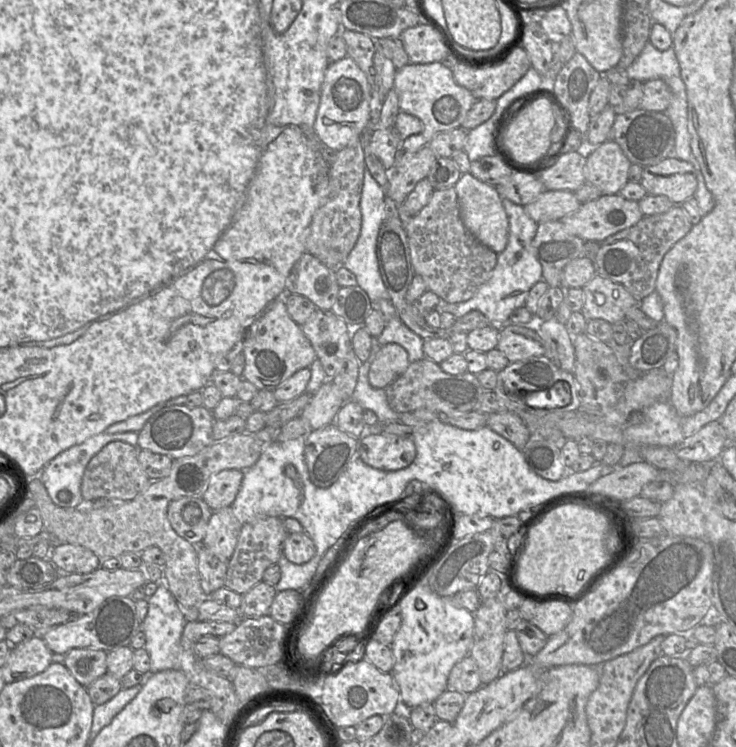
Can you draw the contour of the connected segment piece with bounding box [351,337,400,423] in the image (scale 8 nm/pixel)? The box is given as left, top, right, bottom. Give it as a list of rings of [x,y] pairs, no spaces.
[[[372,337],[371,353],[369,358],[361,363],[358,381],[351,400],[357,402],[364,410],[373,411],[379,423],[394,423],[399,420],[400,413],[391,409],[386,392],[383,388],[374,388],[369,382],[369,370],[382,345],[377,337]]]

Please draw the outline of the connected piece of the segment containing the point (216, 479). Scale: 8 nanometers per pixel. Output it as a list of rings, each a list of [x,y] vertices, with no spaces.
[[[226,469],[214,474],[202,494],[212,511],[231,506],[240,490],[244,471]]]

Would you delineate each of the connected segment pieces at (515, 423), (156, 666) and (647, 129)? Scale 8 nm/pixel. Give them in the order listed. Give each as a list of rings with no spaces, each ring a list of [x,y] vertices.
[[[511,412],[487,416],[486,426],[522,450],[531,438],[531,433],[521,418]]]
[[[164,582],[159,583],[157,591],[148,599],[148,612],[140,625],[146,637],[144,649],[150,657],[150,673],[166,669],[177,669],[180,654],[181,636],[187,623],[183,610]]]
[[[637,108],[633,111],[616,115],[609,139],[620,146],[632,164],[647,167],[671,157],[674,153],[676,135],[671,120],[664,112]]]

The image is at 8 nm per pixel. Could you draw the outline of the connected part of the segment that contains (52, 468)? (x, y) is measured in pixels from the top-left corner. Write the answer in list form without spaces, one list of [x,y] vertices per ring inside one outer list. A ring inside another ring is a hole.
[[[121,432],[121,433],[100,433],[94,435],[81,444],[74,445],[59,453],[53,458],[40,472],[39,477],[43,482],[52,502],[58,506],[75,508],[84,506],[84,498],[81,493],[82,478],[89,461],[96,455],[104,446],[113,441],[123,441],[135,447],[138,445],[139,432]],[[61,490],[67,490],[71,494],[71,499],[68,502],[61,502],[58,499],[58,493]]]

